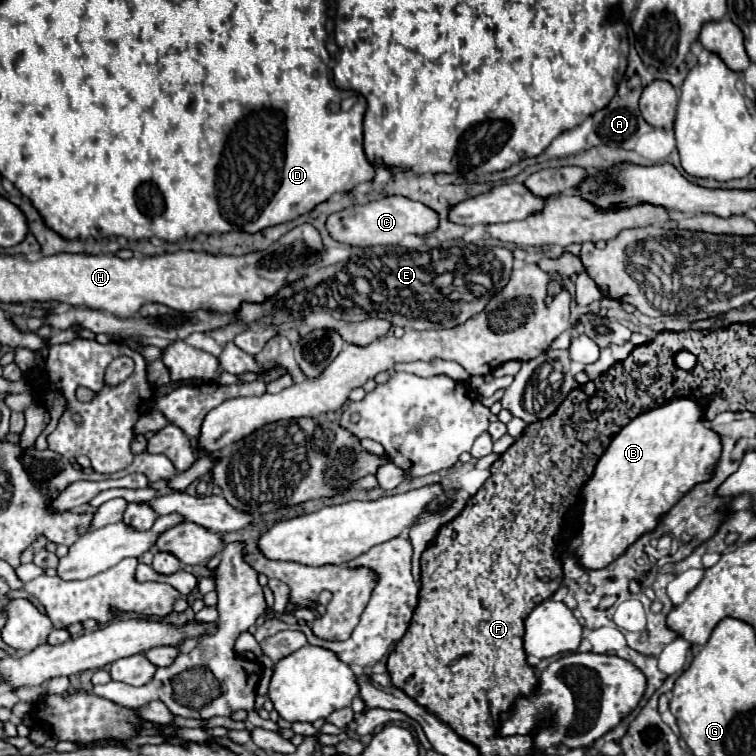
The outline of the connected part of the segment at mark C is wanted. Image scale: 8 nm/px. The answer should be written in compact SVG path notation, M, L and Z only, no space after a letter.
M387 196L375 202L367 204L355 204L341 212L333 212L325 220L325 228L337 242L367 248L377 244L399 244L407 234L423 236L427 232L433 232L437 228L437 214L423 206L421 202L413 202L405 196Z

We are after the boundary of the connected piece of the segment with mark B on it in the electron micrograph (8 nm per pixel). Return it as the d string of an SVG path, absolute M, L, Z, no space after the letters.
M691 398L669 400L667 404L661 404L659 408L653 408L653 410L649 410L649 412L643 412L643 414L635 416L627 426L621 428L621 432L611 440L611 444L607 446L607 450L605 450L603 456L599 458L591 480L589 480L589 482L585 484L585 488L583 488L583 504L581 504L581 510L569 514L569 520L571 520L571 522L579 522L579 540L581 540L581 544L577 546L575 554L577 554L579 562L581 562L581 566L587 568L587 570L597 570L597 568L605 568L607 564L611 564L611 562L613 562L617 556L621 556L641 534L653 530L653 528L657 526L657 520L659 520L673 504L677 504L677 500L679 500L687 490L691 490L697 482L707 480L707 478L711 476L713 466L717 464L719 456L721 456L721 440L719 440L719 434L709 428L709 424L707 424L707 420L705 420L703 406L701 406L697 400L691 400Z

